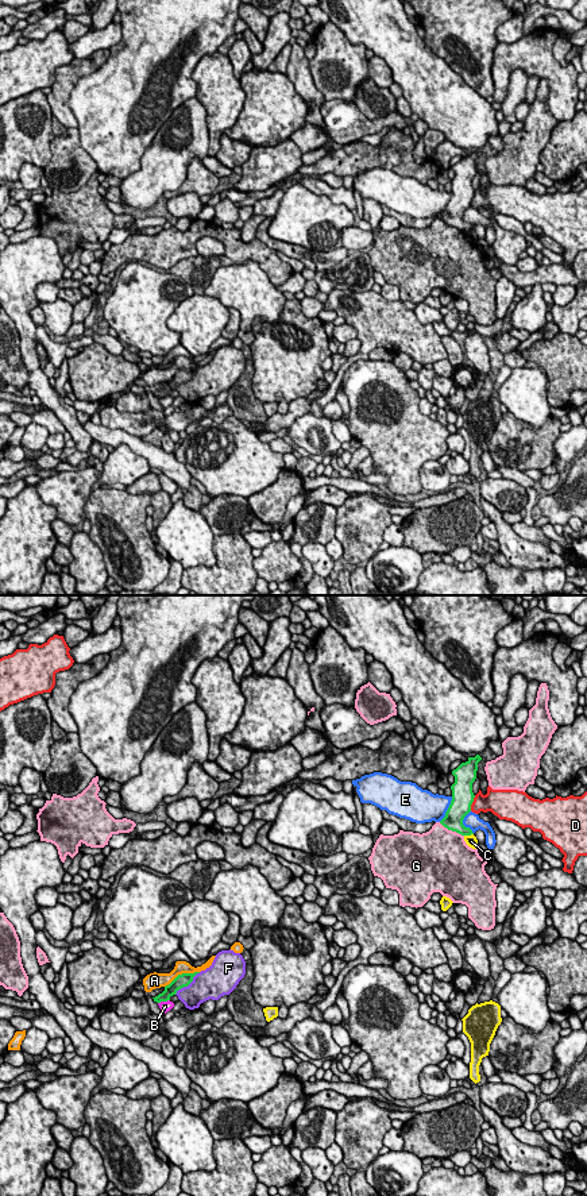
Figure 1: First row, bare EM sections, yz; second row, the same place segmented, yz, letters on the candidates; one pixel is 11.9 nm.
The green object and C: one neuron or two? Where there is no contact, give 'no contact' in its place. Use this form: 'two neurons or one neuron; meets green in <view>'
two neurons; meets green in yz

